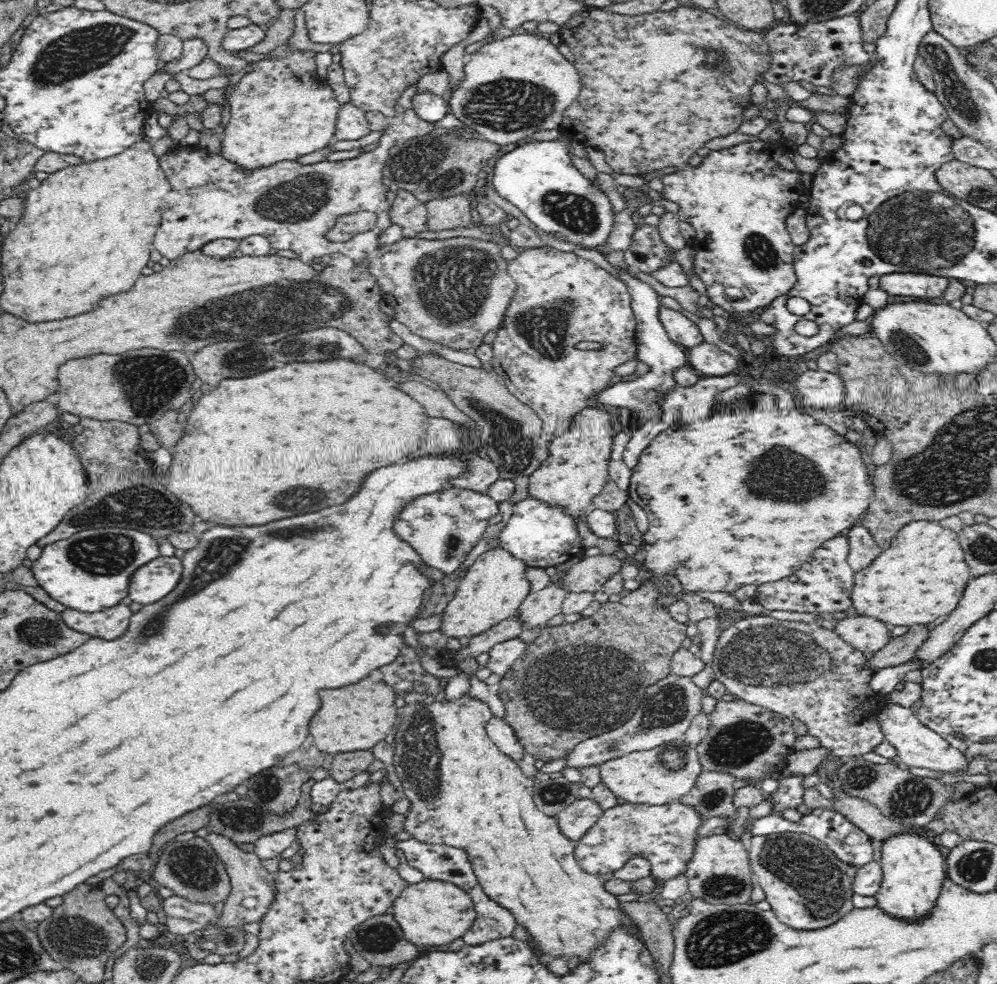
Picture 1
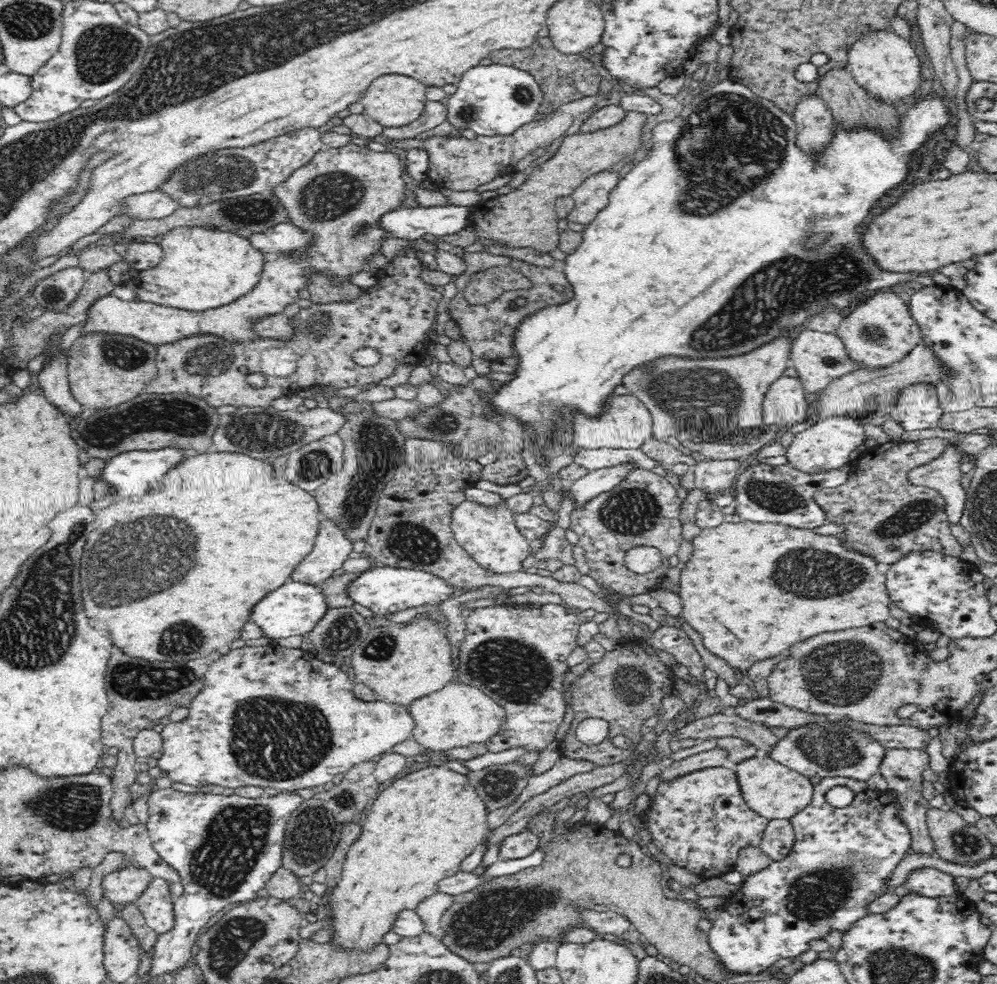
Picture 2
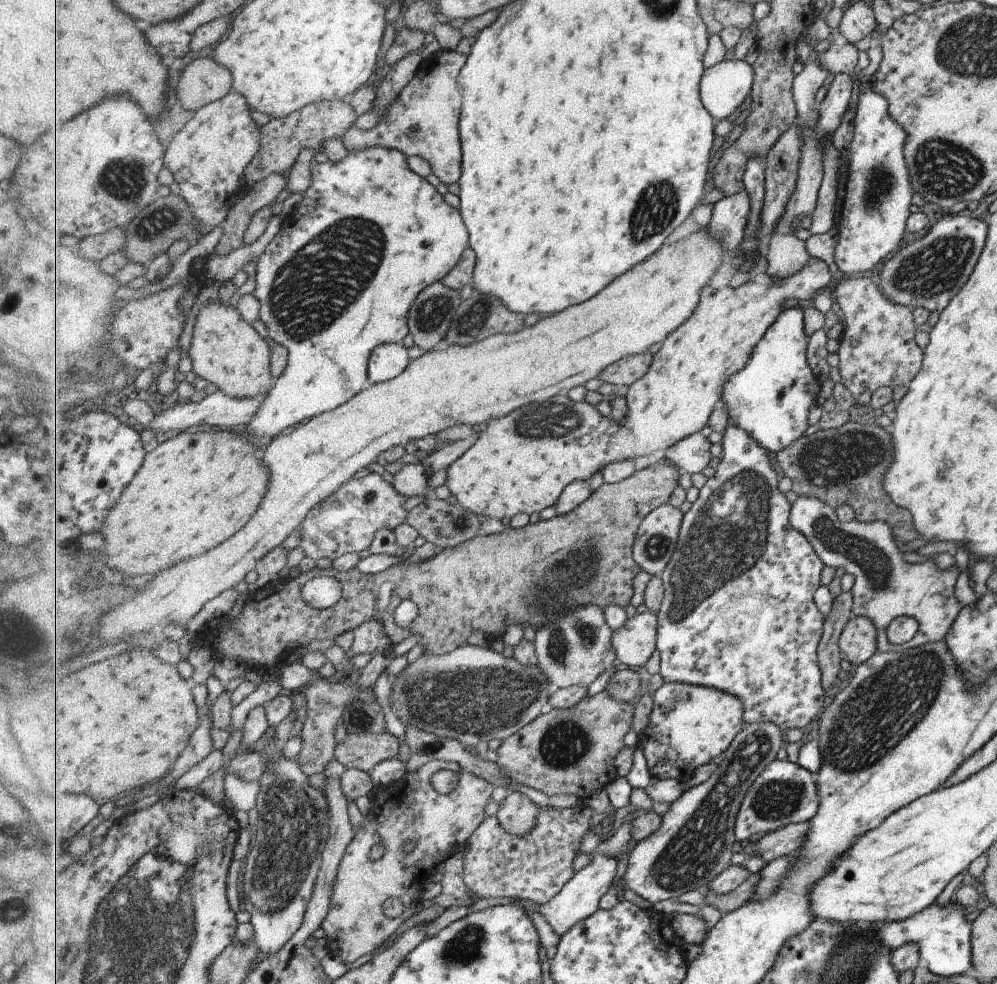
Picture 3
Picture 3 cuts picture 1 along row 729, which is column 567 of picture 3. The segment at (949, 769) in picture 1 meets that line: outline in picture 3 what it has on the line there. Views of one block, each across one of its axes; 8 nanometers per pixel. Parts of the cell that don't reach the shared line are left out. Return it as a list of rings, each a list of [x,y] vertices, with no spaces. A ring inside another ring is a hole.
[[[595,850],[591,864],[576,872],[572,880],[564,886],[564,889],[555,898],[551,898],[551,902],[547,902],[543,906],[537,906],[537,904],[522,898],[509,899],[538,913],[550,926],[553,933],[559,938],[563,938],[565,934],[571,932],[571,928],[575,924],[579,924],[581,920],[589,920],[589,916],[599,912],[601,899],[609,892],[615,876],[617,876],[617,870],[619,870],[619,858],[613,858],[613,856],[607,856],[607,854],[601,854],[601,852]]]

